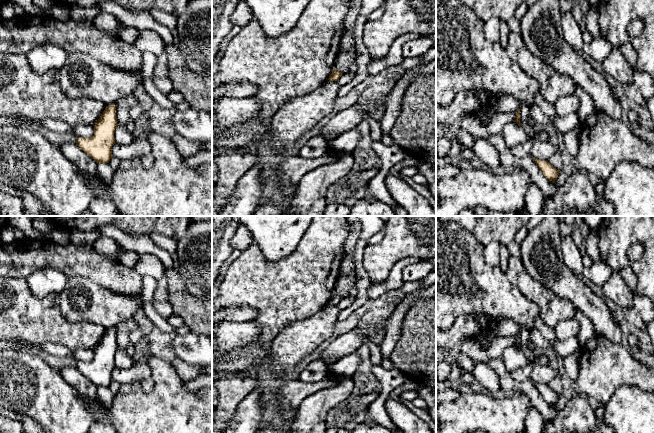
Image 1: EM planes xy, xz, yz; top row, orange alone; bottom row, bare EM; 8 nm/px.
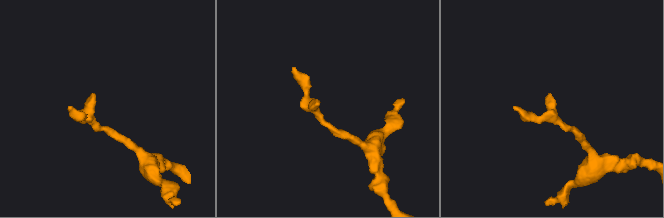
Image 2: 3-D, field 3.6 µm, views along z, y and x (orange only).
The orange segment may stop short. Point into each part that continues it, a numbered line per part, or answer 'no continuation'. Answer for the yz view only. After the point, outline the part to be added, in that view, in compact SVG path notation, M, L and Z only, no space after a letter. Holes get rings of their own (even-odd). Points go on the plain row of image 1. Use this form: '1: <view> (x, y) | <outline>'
no continuation

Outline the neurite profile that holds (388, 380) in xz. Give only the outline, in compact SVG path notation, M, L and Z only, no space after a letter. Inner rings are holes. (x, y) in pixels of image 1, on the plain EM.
M374 365L371 372L376 377L381 392L375 401L362 409L360 421L366 425L372 421L376 425L389 429L392 433L397 433L396 426L386 412L385 403L393 390L404 384L407 378L402 371L395 368L386 370L381 365Z

